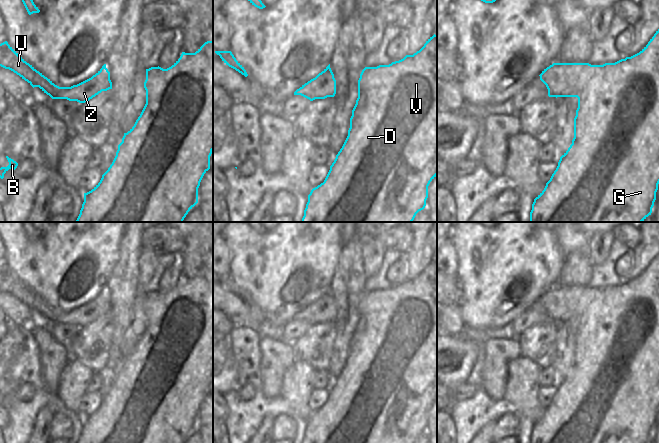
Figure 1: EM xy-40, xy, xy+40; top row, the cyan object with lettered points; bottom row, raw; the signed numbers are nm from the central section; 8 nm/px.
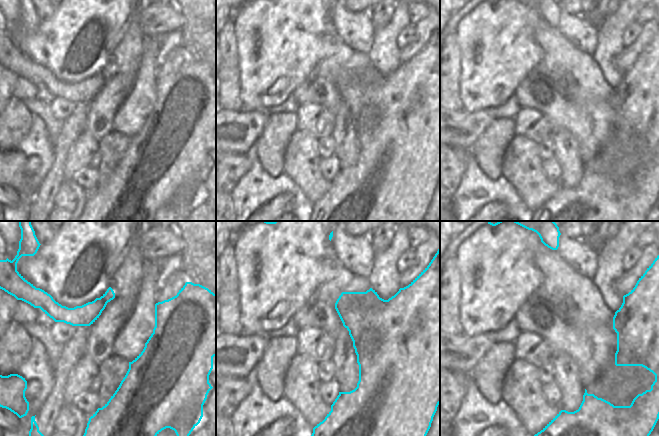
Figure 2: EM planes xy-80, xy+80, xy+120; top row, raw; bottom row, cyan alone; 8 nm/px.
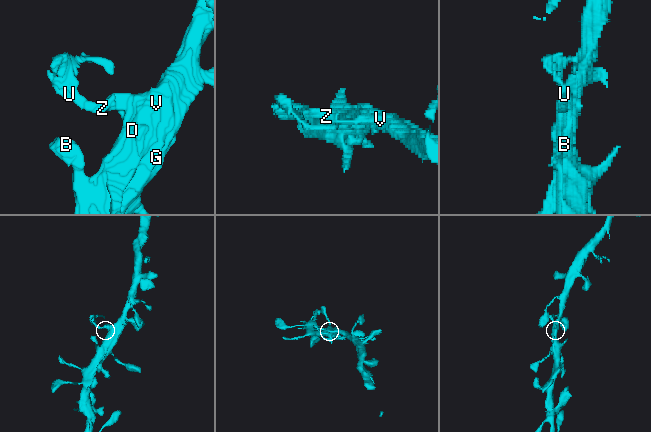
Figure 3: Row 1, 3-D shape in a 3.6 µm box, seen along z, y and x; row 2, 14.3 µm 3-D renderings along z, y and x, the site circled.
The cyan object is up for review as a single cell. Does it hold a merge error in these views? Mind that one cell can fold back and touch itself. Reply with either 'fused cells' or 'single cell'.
fused cells

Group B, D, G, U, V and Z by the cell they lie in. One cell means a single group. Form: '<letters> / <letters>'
B D G V / U Z

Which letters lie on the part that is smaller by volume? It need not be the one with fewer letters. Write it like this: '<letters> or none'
U, Z

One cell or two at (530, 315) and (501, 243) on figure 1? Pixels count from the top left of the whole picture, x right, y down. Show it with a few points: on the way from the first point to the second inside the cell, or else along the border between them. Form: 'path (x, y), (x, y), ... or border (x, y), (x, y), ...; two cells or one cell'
border (538, 299), (511, 322); two cells

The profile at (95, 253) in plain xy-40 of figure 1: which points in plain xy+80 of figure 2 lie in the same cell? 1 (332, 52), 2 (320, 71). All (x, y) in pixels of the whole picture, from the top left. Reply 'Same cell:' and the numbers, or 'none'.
Same cell: none

